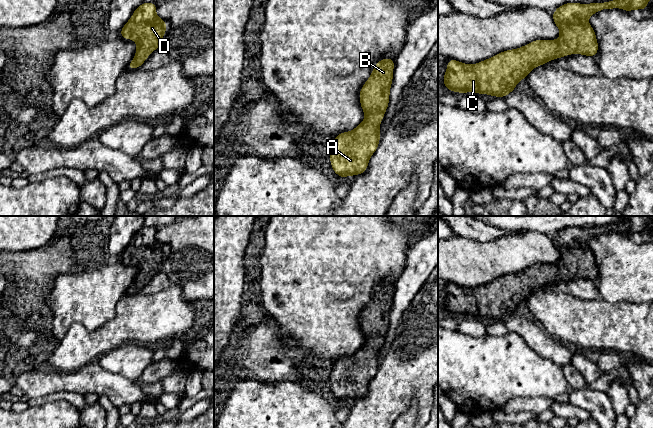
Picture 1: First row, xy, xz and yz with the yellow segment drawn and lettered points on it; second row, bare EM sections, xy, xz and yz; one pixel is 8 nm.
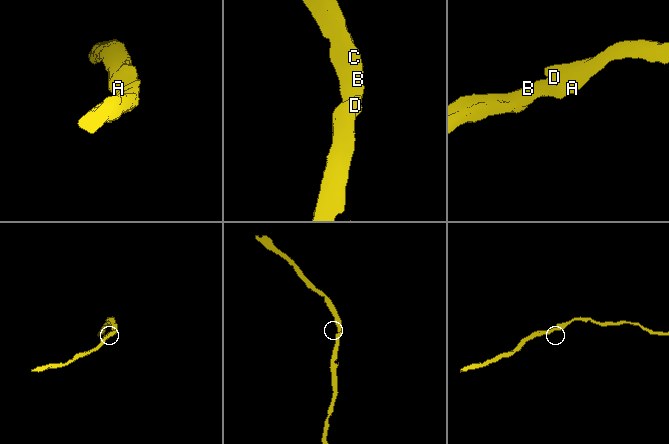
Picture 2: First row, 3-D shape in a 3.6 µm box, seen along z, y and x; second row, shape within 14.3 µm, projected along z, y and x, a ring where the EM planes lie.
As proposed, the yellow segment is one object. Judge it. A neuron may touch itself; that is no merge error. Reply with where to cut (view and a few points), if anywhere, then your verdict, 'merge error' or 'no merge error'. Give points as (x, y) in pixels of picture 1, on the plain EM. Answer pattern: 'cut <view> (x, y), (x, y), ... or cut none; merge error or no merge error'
cut none; no merge error

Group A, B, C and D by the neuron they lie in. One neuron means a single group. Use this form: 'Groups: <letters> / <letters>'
Groups: A B C D

